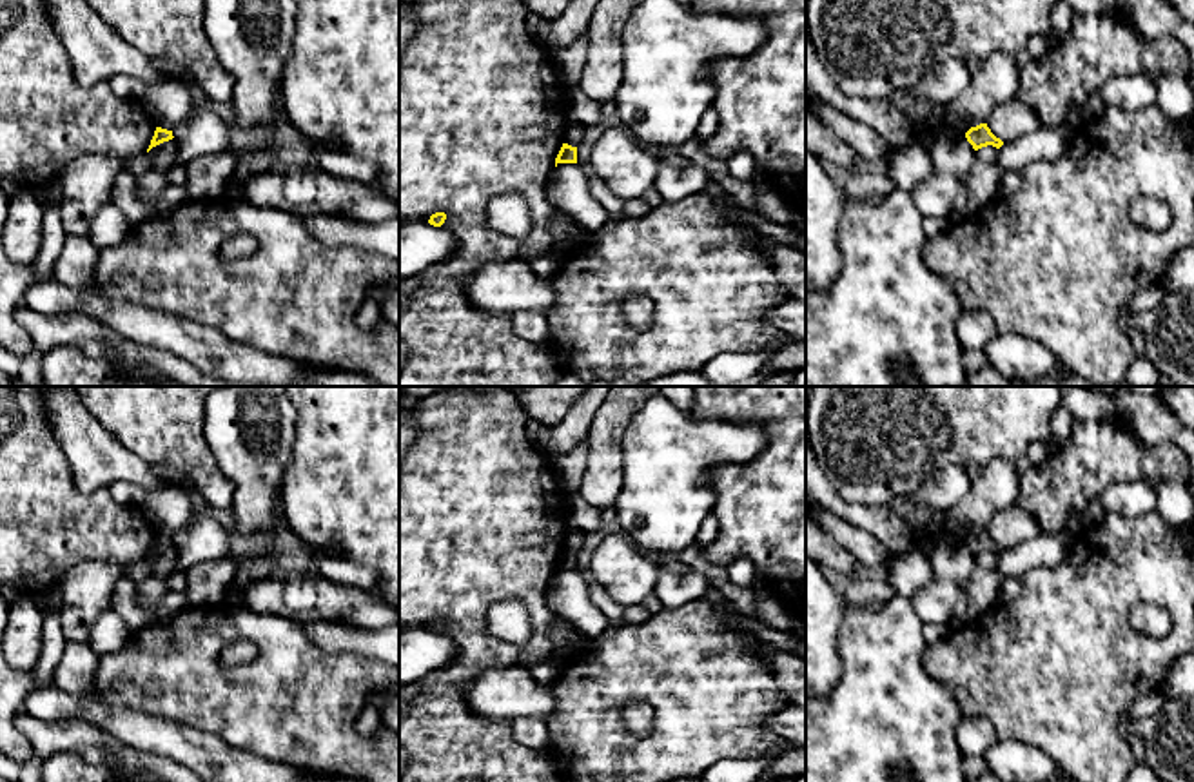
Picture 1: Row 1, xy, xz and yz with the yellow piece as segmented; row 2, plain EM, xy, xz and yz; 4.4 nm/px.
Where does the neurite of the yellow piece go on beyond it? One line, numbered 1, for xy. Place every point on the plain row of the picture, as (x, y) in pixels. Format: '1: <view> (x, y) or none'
1: none

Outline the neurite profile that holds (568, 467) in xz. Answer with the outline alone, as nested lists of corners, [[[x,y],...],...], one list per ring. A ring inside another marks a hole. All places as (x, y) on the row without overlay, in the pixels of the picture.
[[[586,439],[570,452],[553,457],[552,464],[564,495],[577,494],[586,470]]]

